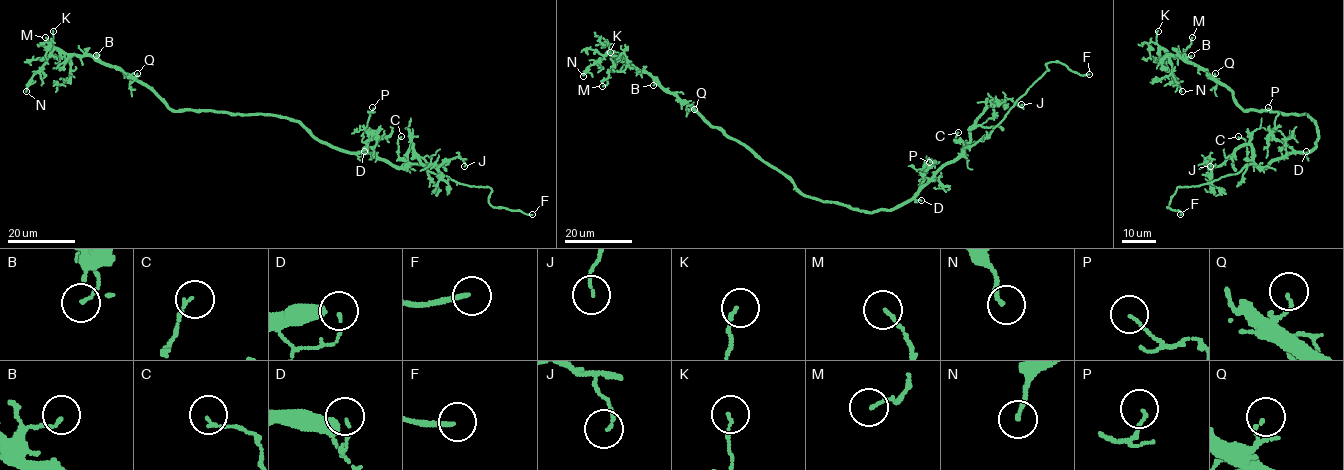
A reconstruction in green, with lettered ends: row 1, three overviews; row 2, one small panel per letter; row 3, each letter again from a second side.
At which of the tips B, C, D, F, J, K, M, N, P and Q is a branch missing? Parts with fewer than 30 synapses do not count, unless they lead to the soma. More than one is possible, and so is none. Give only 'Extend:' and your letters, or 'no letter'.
Extend: F

